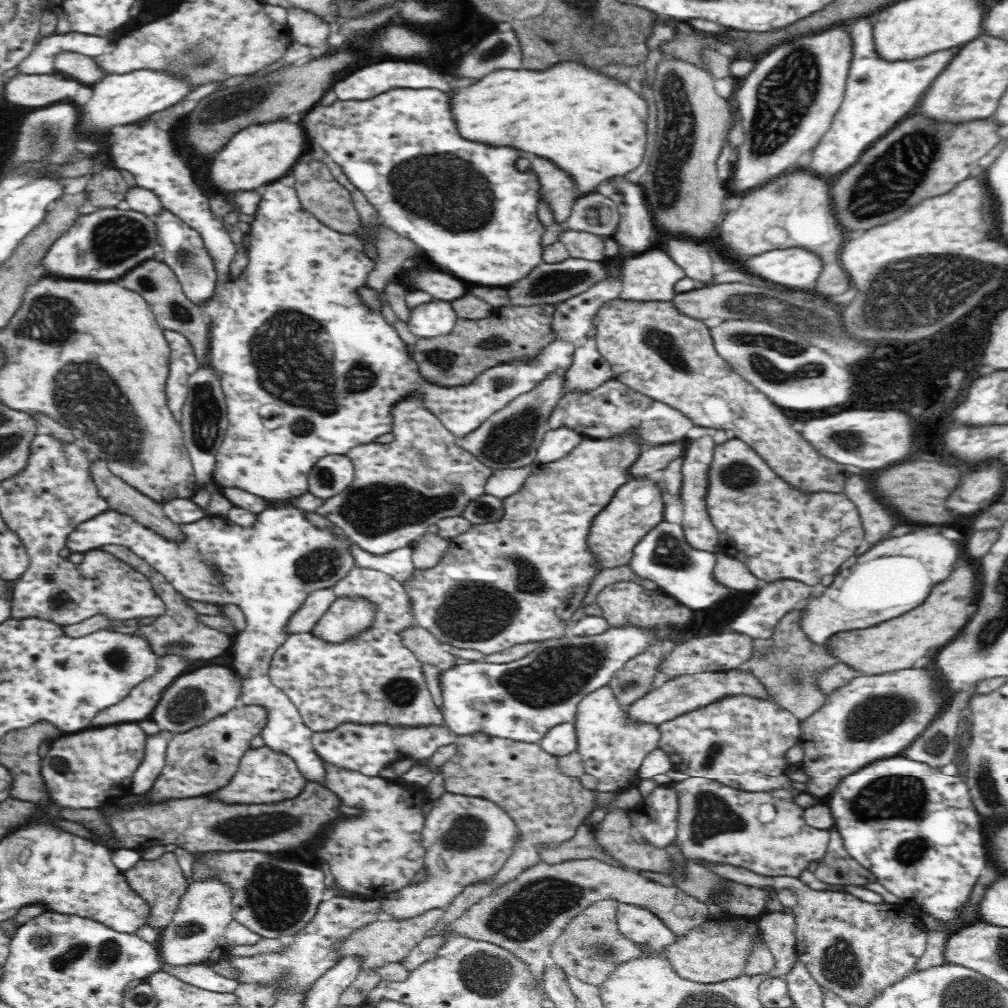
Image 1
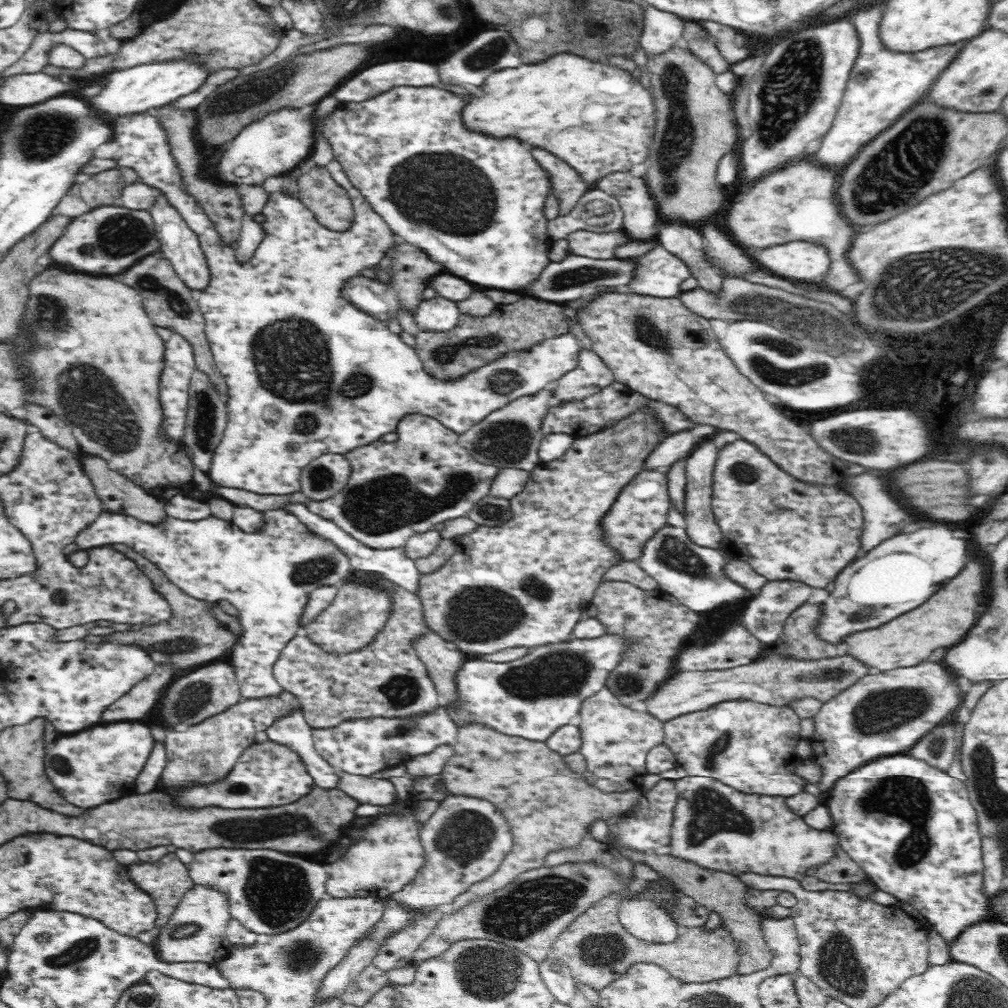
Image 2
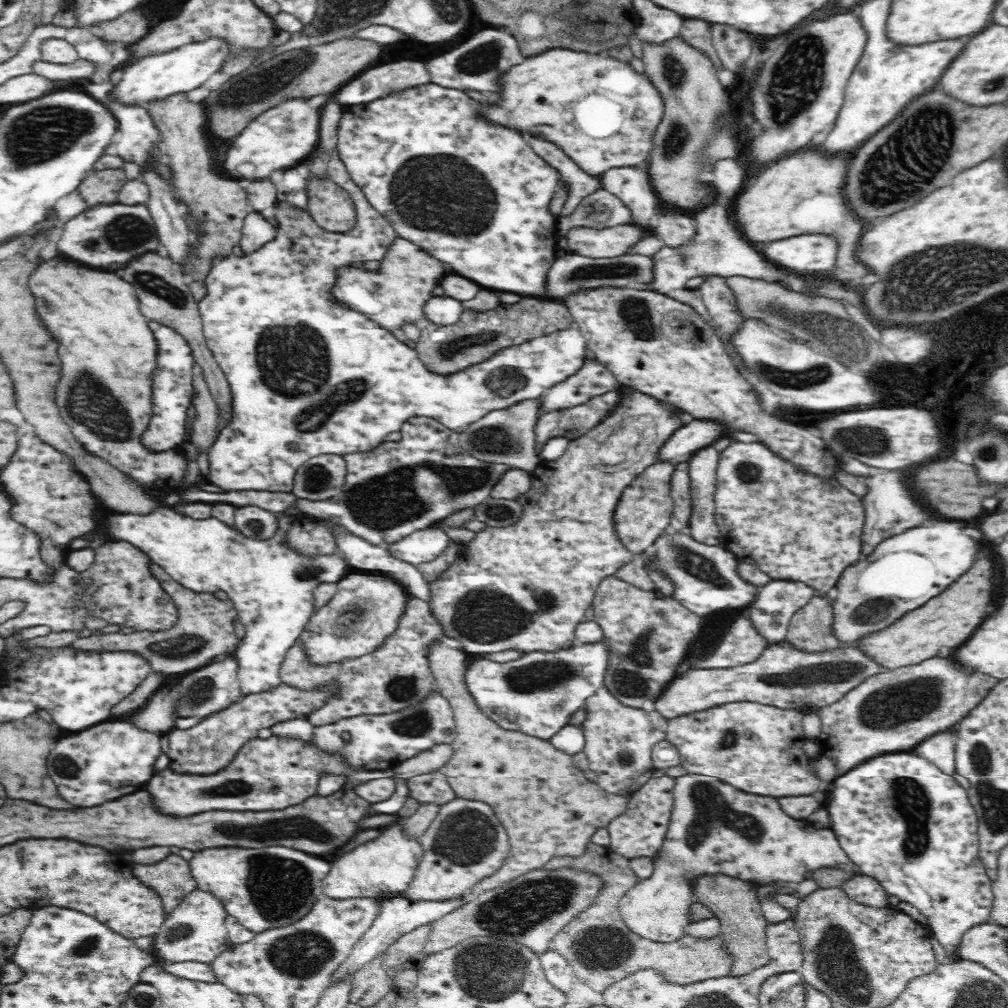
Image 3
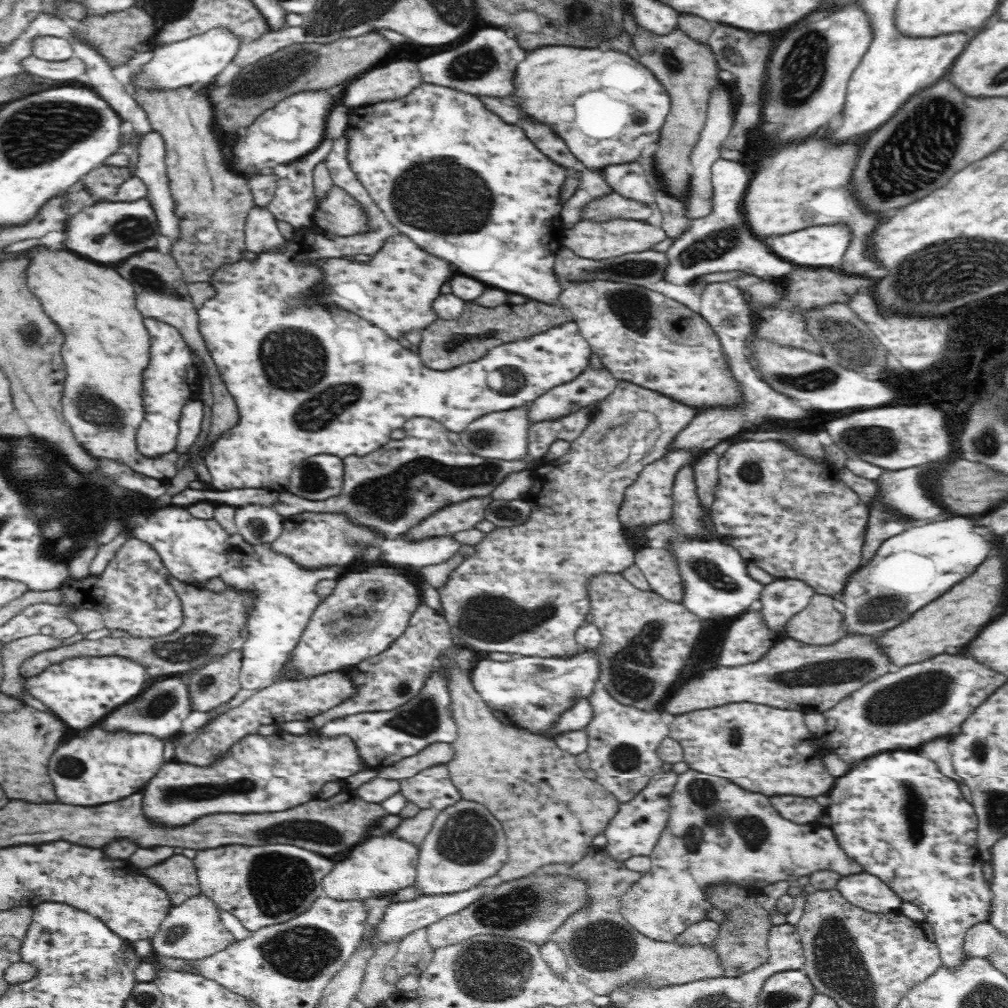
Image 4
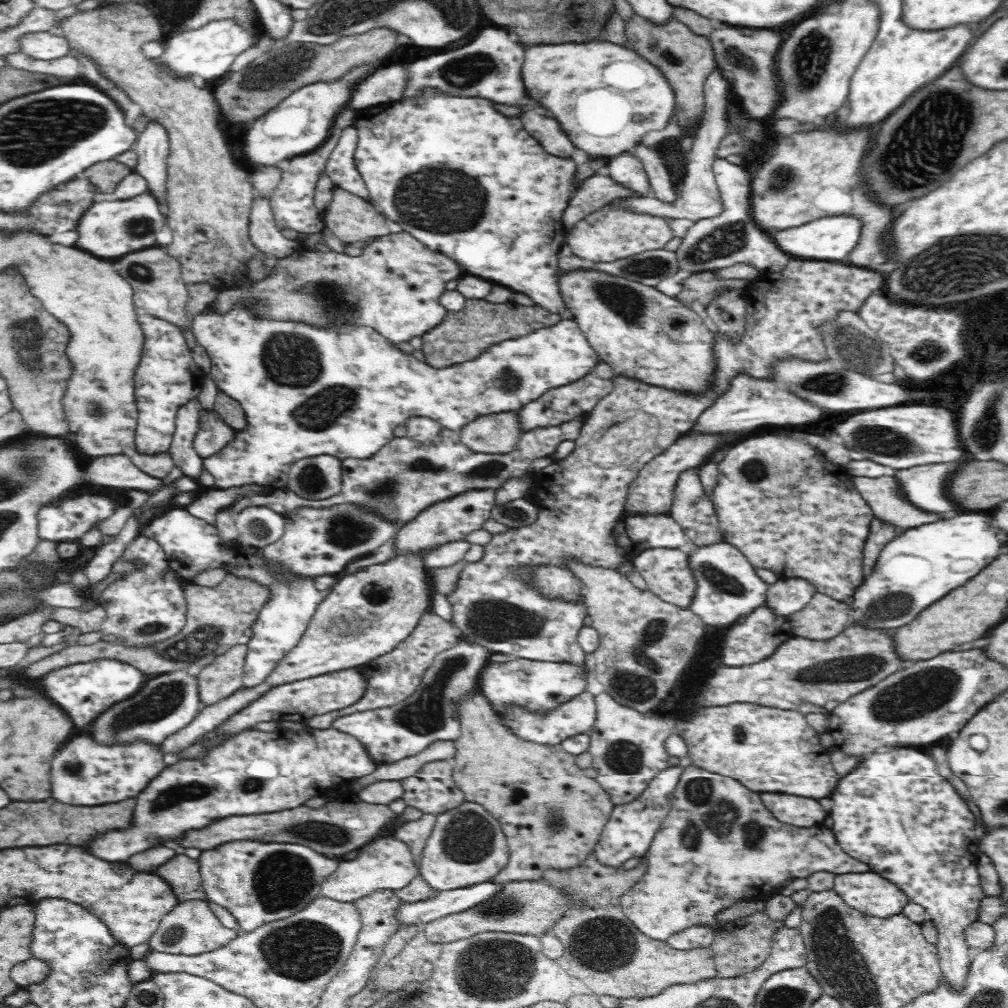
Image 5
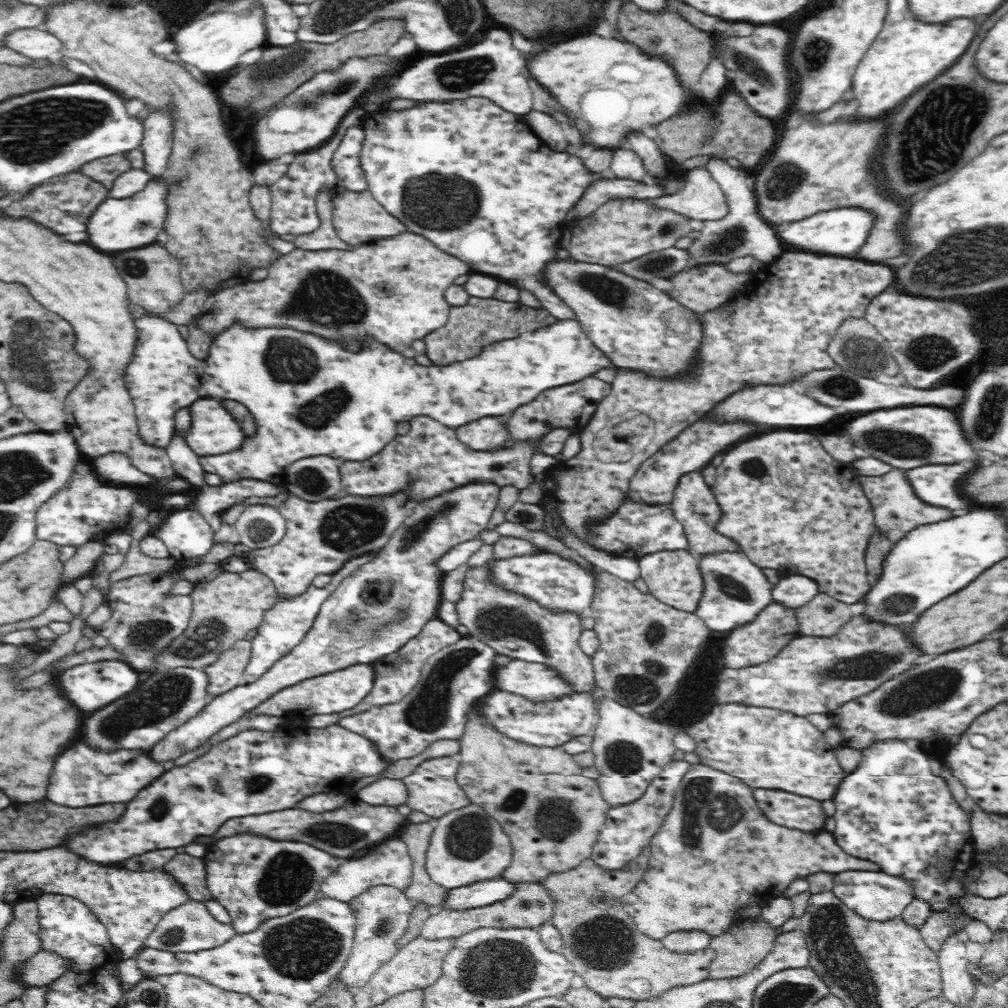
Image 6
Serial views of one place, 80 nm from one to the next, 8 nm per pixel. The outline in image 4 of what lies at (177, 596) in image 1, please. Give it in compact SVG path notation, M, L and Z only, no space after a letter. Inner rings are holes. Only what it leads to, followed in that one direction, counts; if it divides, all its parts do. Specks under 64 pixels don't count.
M174 577L169 583L178 593L183 608L183 623L176 632L168 636L159 637L104 637L98 640L82 639L72 645L42 651L28 658L20 667L20 674L33 677L41 673L47 666L59 664L62 661L74 660L75 657L119 656L127 657L146 669L150 678L160 678L166 675L176 675L196 666L209 664L234 649L243 648L246 638L240 635L242 629L247 628L247 612L255 604L251 594L232 590L230 586L224 592L214 592L204 586L189 585Z

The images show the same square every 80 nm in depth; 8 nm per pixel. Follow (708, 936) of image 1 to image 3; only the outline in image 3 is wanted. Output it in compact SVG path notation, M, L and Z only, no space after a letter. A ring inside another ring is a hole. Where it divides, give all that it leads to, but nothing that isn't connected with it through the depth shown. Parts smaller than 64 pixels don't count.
M591 845L584 851L583 856L556 858L554 864L562 864L562 868L574 868L602 877L604 890L599 892L594 904L566 924L549 946L569 961L569 969L572 969L569 972L576 972L575 975L596 992L602 994L611 984L640 969L654 969L664 979L670 980L670 983L679 985L722 978L730 974L734 955L726 949L725 940L721 938L720 933L706 940L684 934L672 943L658 943L642 939L626 927L619 913L619 903L639 879L630 869L629 860L612 852L609 847Z

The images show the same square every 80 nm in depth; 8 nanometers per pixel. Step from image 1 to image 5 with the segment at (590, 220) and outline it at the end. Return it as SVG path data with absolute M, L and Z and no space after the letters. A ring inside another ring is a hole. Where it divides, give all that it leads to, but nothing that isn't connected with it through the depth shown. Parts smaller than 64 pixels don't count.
M716 66L704 80L702 90L704 91L705 108L702 117L702 128L698 128L696 138L692 142L691 151L686 153L686 176L684 176L685 180L682 180L681 185L674 188L676 198L671 202L658 200L655 196L626 198L626 200L616 199L616 202L612 202L615 206L621 204L621 206L628 206L634 212L647 212L654 216L669 216L676 221L681 218L699 221L722 214L722 197L720 196L720 189L716 185L716 180L714 180L714 174L712 174L712 162L716 160L718 144L726 136L726 108L728 108L728 96L730 96L730 84L721 72L722 69Z

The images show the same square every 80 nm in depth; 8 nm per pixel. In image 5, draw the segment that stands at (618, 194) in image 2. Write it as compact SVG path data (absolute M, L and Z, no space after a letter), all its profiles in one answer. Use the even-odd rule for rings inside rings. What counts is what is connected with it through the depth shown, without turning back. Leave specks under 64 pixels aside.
M618 154L614 159L607 164L609 170L609 178L620 183L626 188L632 188L639 196L650 197L653 196L647 172L643 167L643 162L632 156L631 154Z

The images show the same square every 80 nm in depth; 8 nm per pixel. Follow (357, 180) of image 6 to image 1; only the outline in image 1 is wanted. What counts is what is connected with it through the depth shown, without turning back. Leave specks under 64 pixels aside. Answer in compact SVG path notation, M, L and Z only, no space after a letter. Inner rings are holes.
M146 118L144 120L138 120L138 123L130 123L130 134L128 136L120 136L120 133L114 133L114 142L109 146L109 154L114 166L118 169L127 170L131 172L135 177L138 187L146 188L148 191L158 195L158 198L162 201L163 208L166 208L168 211L172 212L178 218L182 219L189 227L192 227L194 230L197 230L202 237L204 242L204 247L208 255L212 258L212 263L214 263L214 269L216 270L216 284L214 284L214 292L210 298L206 298L202 302L204 310L207 312L209 318L209 345L212 360L214 361L214 368L218 372L221 380L221 388L223 389L224 395L226 396L226 405L227 405L227 416L229 419L229 426L227 428L226 438L222 442L221 448L218 448L216 454L216 470L214 470L214 480L218 484L222 484L224 487L228 488L242 488L242 490L248 490L252 494L262 496L270 502L288 502L290 498L294 496L300 496L304 492L308 492L308 487L306 484L302 484L302 480L305 480L304 476L310 471L310 468L314 467L314 464L318 459L324 458L326 455L346 455L352 448L358 447L362 444L368 444L368 442L375 442L378 436L382 434L388 434L388 432L393 432L394 424L394 404L398 406L398 402L404 402L404 400L410 400L410 398L417 398L424 402L423 406L433 415L436 416L442 425L451 432L454 436L460 438L466 436L468 432L478 429L491 415L494 415L494 412L500 411L501 408L506 407L512 400L515 400L518 396L532 392L546 381L552 373L559 373L567 371L573 363L573 354L575 351L574 343L569 340L560 340L558 338L554 339L552 342L546 344L545 348L542 348L538 352L537 356L534 356L534 359L529 360L513 360L509 362L496 364L492 368L486 368L486 371L480 372L476 380L468 385L458 385L454 387L440 387L440 385L430 384L430 381L426 381L426 378L422 376L422 373L419 371L418 363L415 362L415 358L412 355L410 347L400 339L396 329L382 317L381 313L366 307L356 290L366 282L366 276L368 272L374 270L375 261L372 257L363 254L363 248L366 242L375 243L376 236L378 235L378 228L382 223L380 222L379 214L376 212L376 209L369 203L369 200L359 191L358 188L354 187L352 184L348 186L348 177L344 176L344 171L339 164L335 162L327 161L328 168L330 172L335 176L335 179L342 185L346 190L350 190L351 199L354 203L354 208L359 213L360 219L360 228L363 231L363 234L354 232L352 234L342 234L338 231L332 231L325 225L321 223L311 212L308 212L299 201L295 188L285 186L280 181L273 181L272 186L264 186L261 190L261 201L259 202L258 208L256 210L256 220L250 224L249 235L245 236L246 241L246 254L247 254L247 265L238 276L232 276L231 274L231 262L233 261L233 256L236 254L236 245L233 243L230 235L226 232L224 225L222 225L222 220L214 215L214 212L210 211L210 204L208 204L208 199L203 195L202 190L194 182L192 178L192 172L189 167L184 164L184 161L178 156L175 155L175 146L171 142L169 131L164 131L162 128L158 127L159 125L152 119ZM276 412L276 434L274 434L274 426L272 428L266 428L266 422L268 418L272 418Z

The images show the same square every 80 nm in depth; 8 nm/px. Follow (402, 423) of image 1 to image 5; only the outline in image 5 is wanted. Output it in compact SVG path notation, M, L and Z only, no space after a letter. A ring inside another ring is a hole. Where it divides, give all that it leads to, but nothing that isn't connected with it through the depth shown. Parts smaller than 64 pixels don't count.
M410 418L408 420L408 436L394 438L380 452L366 460L348 458L341 460L342 486L341 491L324 500L308 500L294 492L276 490L272 496L250 496L240 498L232 506L232 515L236 517L248 506L267 506L280 515L298 506L334 506L334 504L361 504L380 512L384 519L394 523L410 523L418 516L418 512L426 511L430 504L438 500L450 499L460 492L477 490L478 488L500 488L506 481L521 479L531 474L534 460L550 458L562 441L576 440L584 424L583 418L577 418L550 428L538 428L525 433L516 444L516 448L507 454L476 453L460 441L459 431L452 431L441 426L430 418Z

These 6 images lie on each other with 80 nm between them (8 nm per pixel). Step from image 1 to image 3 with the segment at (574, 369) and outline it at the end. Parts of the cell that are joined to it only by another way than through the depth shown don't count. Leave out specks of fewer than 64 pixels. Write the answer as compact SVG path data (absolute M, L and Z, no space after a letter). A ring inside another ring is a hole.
M586 359L578 372L546 390L539 398L541 414L587 404L592 398L604 396L619 386L615 376L600 361Z

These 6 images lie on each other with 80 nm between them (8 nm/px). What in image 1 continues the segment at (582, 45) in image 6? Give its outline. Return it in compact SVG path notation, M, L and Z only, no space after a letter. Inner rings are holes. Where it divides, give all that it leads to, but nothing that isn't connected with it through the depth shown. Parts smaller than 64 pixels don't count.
M562 60L562 62L552 64L549 68L542 68L542 70L526 70L525 68L496 70L492 74L484 76L480 82L472 84L470 88L458 88L458 92L452 94L452 106L454 106L452 114L454 114L454 118L458 122L458 130L466 140L484 142L484 144L490 144L490 146L514 146L518 150L532 152L536 156L548 156L548 160L551 160L555 166L560 166L561 170L567 172L571 179L574 180L579 196L596 191L602 182L612 179L612 176L628 175L634 168L638 168L642 164L642 160L644 160L646 120L648 120L648 104L645 98L630 88L627 82L608 76L598 68L586 66L575 60Z

